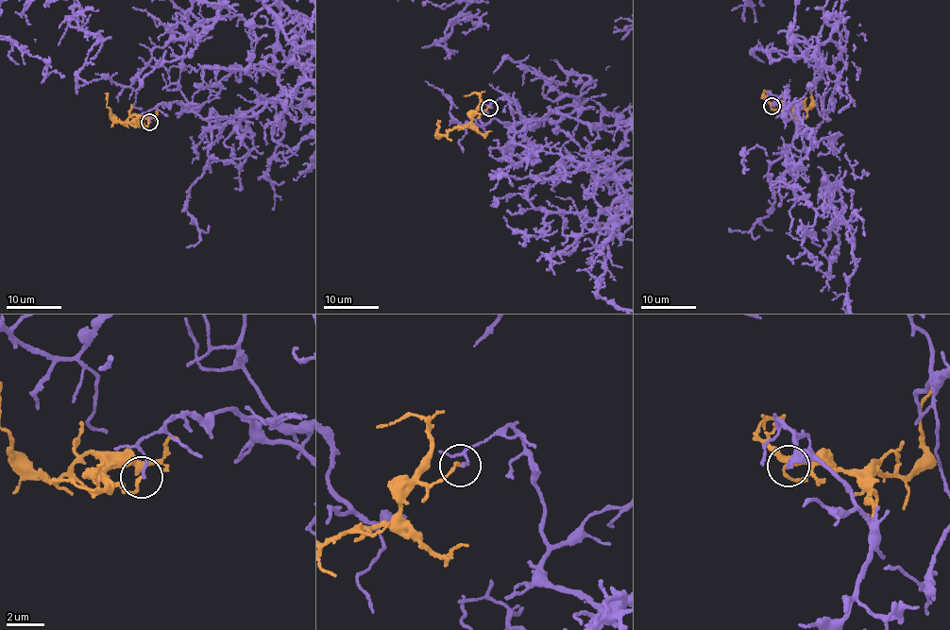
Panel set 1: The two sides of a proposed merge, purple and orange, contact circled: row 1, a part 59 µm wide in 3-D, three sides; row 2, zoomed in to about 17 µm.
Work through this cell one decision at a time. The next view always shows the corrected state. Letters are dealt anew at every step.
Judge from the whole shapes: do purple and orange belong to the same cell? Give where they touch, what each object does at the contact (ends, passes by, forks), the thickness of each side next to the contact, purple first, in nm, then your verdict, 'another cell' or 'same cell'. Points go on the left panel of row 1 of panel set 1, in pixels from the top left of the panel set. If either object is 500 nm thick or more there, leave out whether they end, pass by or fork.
place (149, 122); purple ends; orange ends; calibres 150 and 150 nm; another cell

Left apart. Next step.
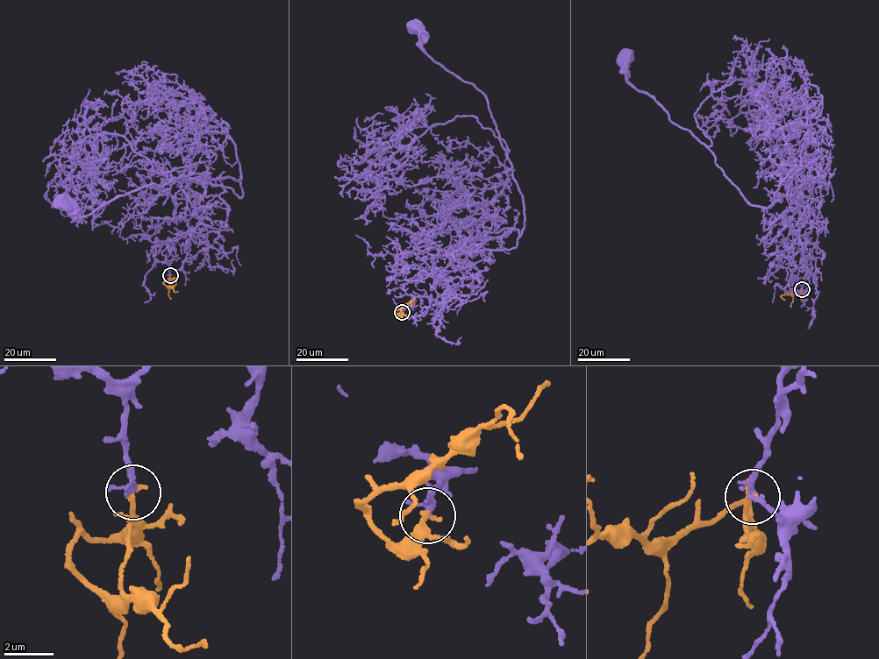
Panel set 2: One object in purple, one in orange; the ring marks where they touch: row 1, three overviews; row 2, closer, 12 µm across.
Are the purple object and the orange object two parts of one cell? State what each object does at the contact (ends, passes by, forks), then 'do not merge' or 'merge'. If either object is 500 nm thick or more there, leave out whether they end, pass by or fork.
purple passes by; orange ends there; merge

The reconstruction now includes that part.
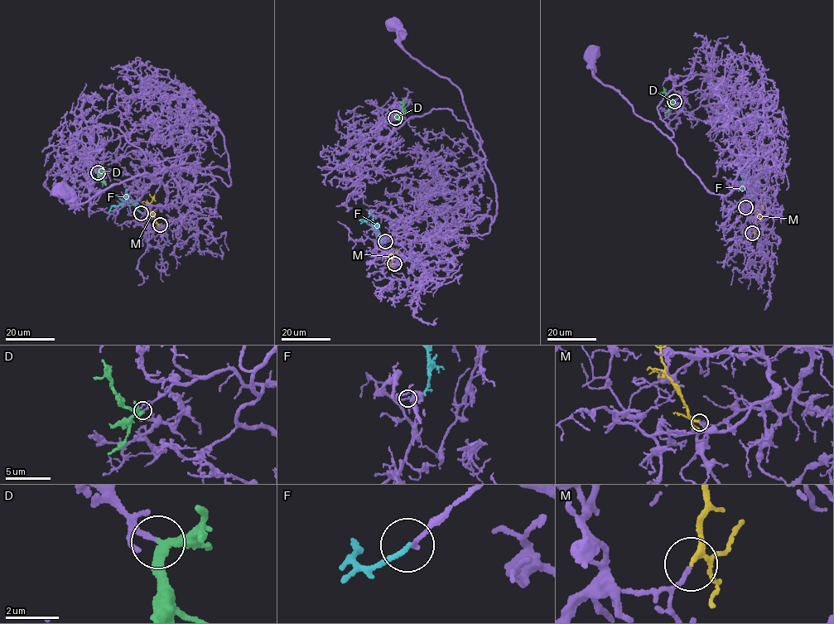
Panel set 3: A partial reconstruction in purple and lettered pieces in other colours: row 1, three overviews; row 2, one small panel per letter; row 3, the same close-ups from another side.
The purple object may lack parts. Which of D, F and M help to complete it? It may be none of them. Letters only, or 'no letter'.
D

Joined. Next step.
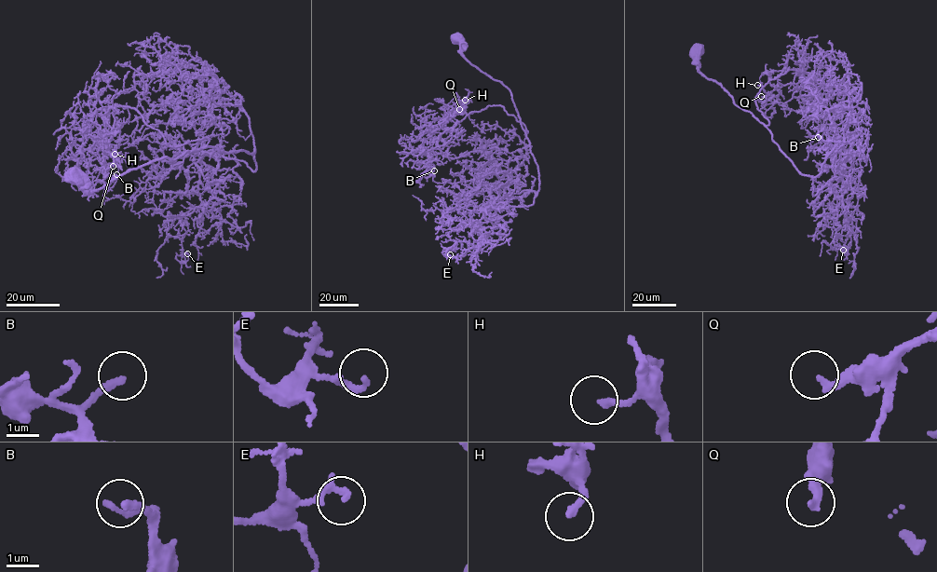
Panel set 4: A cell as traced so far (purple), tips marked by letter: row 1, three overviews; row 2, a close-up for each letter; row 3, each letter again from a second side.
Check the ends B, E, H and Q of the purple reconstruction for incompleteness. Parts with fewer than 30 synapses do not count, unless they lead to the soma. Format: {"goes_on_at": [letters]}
{"goes_on_at": ["B"]}

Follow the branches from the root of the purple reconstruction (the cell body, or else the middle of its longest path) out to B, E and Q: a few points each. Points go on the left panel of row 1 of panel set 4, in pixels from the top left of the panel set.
B: (74, 178), (88, 194), (209, 138), (169, 145), (136, 110), (116, 106), (108, 146), (98, 142), (116, 174)
E: (74, 178), (254, 149), (253, 171), (200, 174), (187, 253)
Q: (74, 178), (88, 194), (209, 138), (169, 145), (136, 110), (116, 106), (113, 130), (100, 137), (113, 166)

